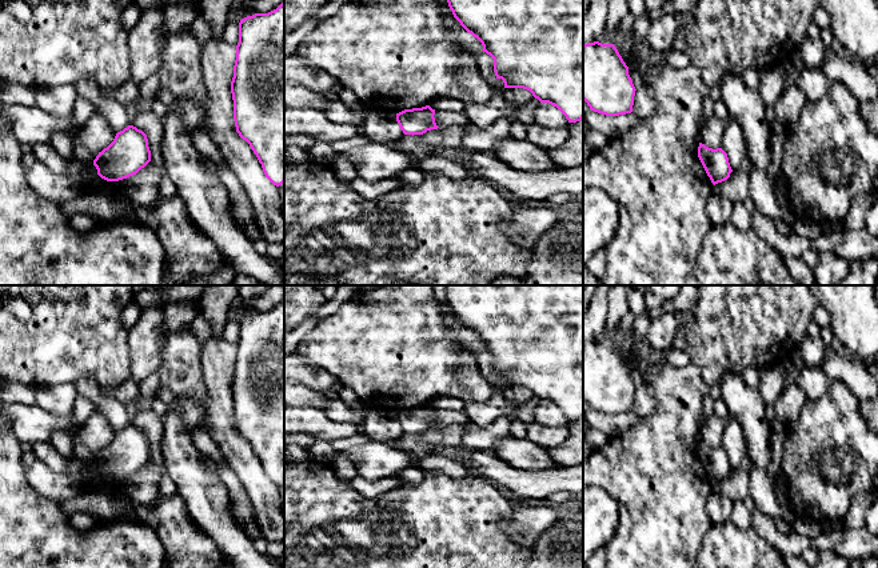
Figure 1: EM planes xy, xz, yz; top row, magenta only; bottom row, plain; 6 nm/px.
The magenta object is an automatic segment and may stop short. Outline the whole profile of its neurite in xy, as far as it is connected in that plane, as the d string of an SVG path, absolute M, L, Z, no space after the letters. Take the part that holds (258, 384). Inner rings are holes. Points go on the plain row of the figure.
M284 300L268 312L255 312L240 319L231 392L236 431L250 443L266 476L274 484L282 484L284 481Z

